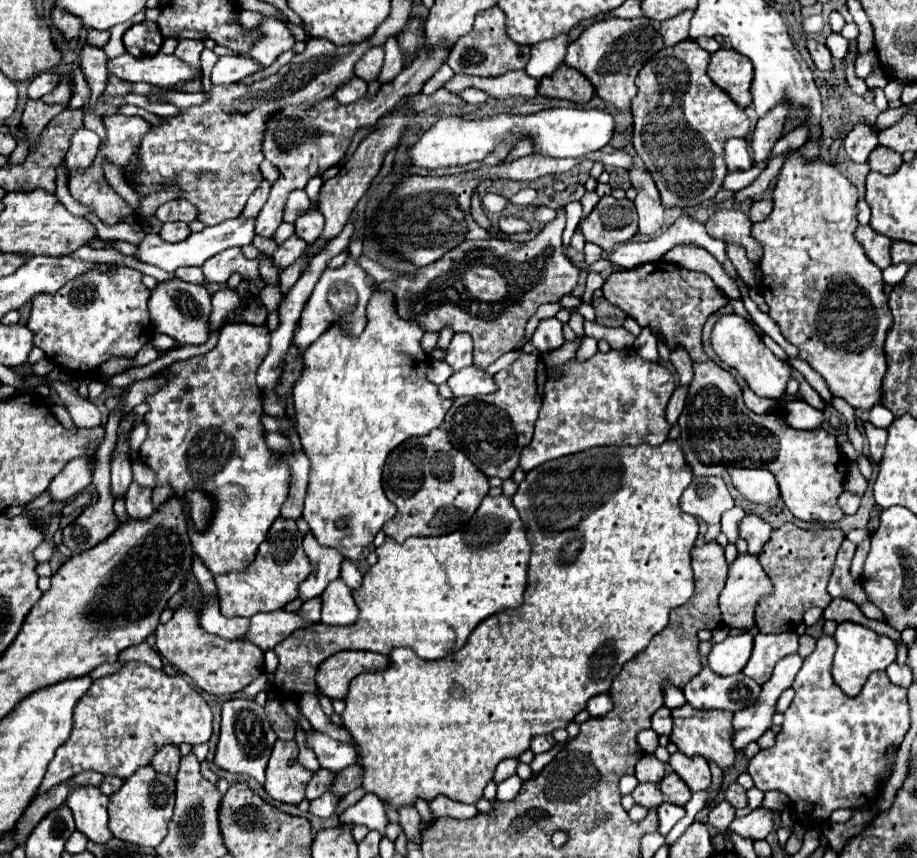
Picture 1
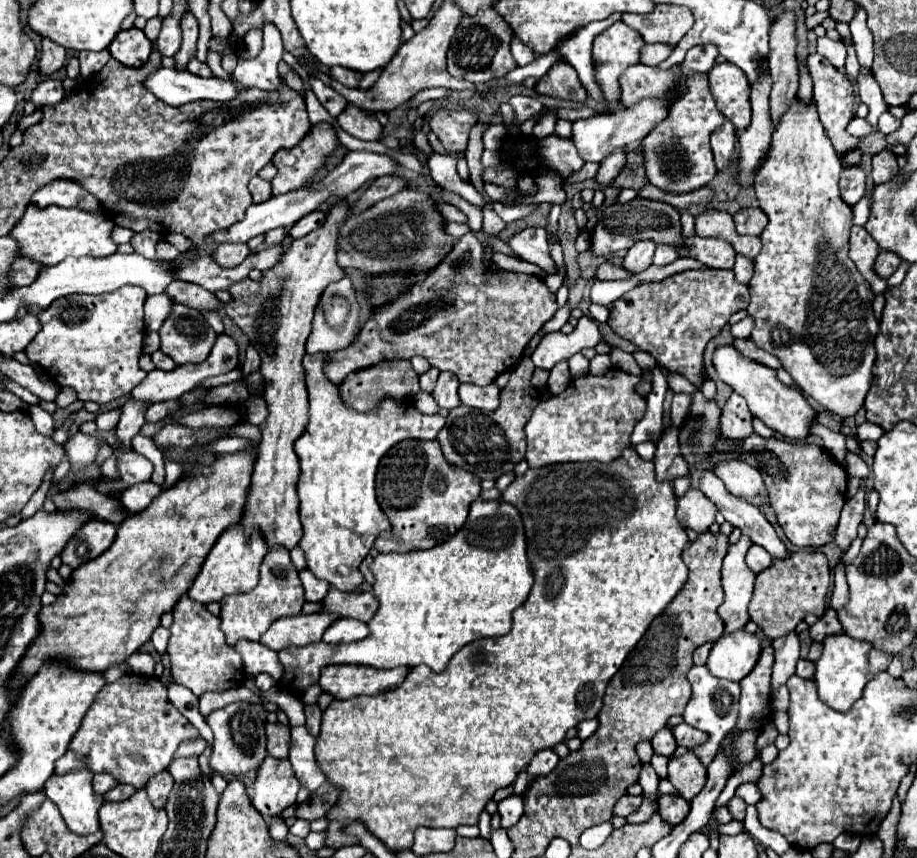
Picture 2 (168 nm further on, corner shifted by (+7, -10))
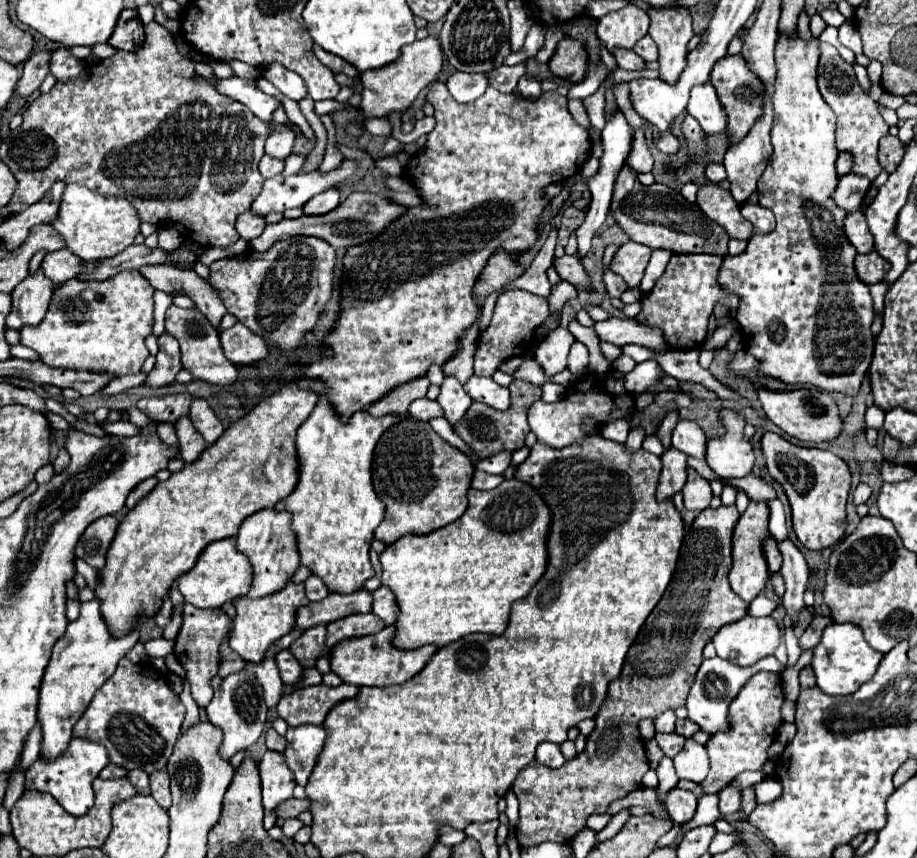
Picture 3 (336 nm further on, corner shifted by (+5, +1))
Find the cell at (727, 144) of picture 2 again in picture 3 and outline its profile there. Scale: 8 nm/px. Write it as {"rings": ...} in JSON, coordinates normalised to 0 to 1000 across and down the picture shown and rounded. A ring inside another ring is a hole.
{"rings":[[[775,98],[758,100],[754,105],[749,131],[762,140],[769,156],[793,154],[793,131],[788,128],[782,107]]]}

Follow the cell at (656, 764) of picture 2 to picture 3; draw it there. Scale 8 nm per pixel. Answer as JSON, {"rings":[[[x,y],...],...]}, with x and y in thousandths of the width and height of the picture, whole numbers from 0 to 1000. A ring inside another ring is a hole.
{"rings":[[[723,883],[723,886],[719,888],[719,893],[716,893],[716,904],[719,904],[719,921],[721,921],[723,925],[727,925],[727,923],[730,923],[732,918],[736,918],[738,911],[740,911],[732,883]]]}

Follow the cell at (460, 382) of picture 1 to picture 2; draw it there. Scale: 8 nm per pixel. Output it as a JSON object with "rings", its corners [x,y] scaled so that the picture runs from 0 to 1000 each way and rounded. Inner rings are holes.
{"rings":[[[505,446],[501,451],[501,465],[509,474],[538,479],[538,477],[544,474],[544,451],[540,446],[529,449],[529,451],[514,449],[514,446]]]}

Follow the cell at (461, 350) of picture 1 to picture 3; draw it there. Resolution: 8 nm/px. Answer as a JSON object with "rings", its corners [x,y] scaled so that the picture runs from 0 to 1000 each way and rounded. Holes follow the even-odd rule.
{"rings":[[[485,438],[477,469],[485,478],[485,487],[492,494],[496,494],[501,487],[505,487],[507,478],[514,473],[516,466],[511,464],[511,459],[505,455],[503,445],[496,438]]]}

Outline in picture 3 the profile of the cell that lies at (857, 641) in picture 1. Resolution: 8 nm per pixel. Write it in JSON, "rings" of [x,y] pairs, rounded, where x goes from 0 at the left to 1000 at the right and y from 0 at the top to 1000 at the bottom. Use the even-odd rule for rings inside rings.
{"rings":[[[906,725],[900,737],[895,748],[889,753],[887,758],[887,769],[884,776],[889,781],[889,790],[891,790],[891,800],[904,809],[904,811],[924,811],[930,809],[932,804],[937,804],[943,795],[948,795],[961,772],[963,762],[959,762],[956,758],[952,758],[943,744],[941,744],[941,734],[932,727],[913,727]]]}

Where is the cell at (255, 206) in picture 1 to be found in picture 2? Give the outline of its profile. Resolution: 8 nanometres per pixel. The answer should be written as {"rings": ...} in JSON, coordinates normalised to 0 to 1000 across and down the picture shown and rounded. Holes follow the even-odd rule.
{"rings":[[[276,206],[272,211],[272,223],[276,227],[276,237],[291,234],[296,230],[296,211],[289,211],[285,206]]]}

